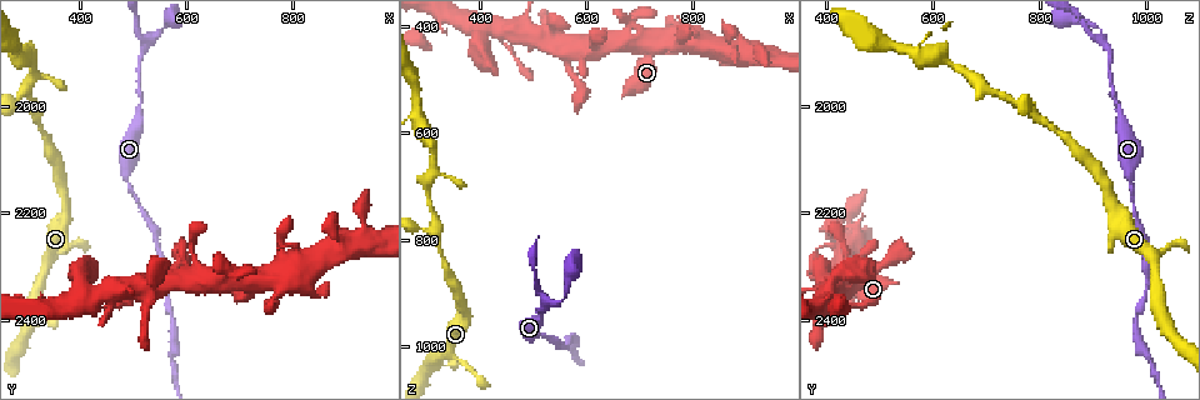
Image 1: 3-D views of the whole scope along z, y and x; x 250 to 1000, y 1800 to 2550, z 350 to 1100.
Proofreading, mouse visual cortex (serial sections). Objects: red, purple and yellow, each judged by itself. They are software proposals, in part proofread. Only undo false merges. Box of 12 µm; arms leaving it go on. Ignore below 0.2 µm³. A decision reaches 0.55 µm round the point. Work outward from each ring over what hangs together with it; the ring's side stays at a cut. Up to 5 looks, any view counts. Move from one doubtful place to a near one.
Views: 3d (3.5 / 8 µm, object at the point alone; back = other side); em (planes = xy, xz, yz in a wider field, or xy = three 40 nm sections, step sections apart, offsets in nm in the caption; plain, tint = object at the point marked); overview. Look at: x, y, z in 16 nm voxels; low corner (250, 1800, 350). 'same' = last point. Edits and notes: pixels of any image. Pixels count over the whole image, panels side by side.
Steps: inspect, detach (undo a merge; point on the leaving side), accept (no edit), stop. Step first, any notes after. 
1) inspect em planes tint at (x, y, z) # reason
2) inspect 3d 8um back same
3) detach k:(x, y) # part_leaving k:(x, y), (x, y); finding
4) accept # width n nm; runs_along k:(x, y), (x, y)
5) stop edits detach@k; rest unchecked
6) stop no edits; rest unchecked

inspect 3d 8um at (350, 2080, 870)

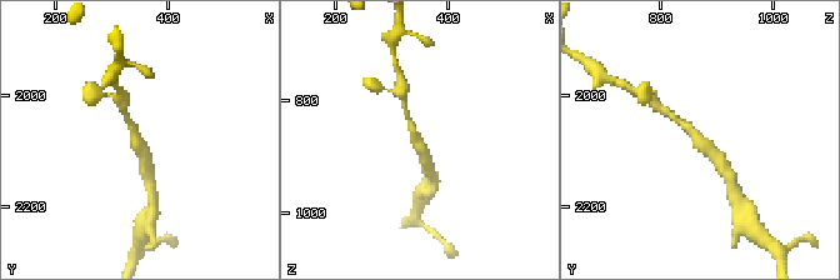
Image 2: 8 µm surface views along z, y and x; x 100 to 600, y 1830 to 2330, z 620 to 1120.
inspect em xy step 2 tint at (345, 2080, 865)

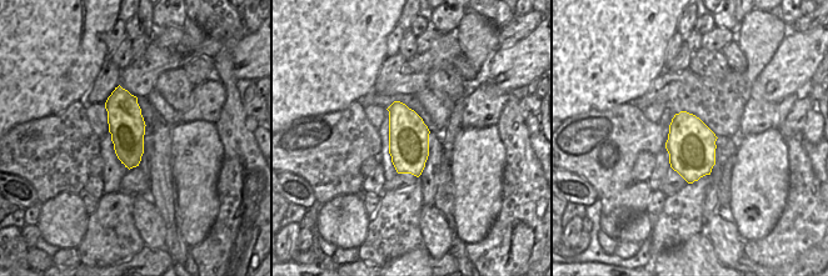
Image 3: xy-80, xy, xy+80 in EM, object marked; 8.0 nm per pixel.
accept # arm_widths 200, 400 nm; runs_along 2:(723, 165), (689, 128), (673, 116); all the same cell

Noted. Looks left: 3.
inspect 3d 3.5um at (525, 1885, 925) # a narrow waist

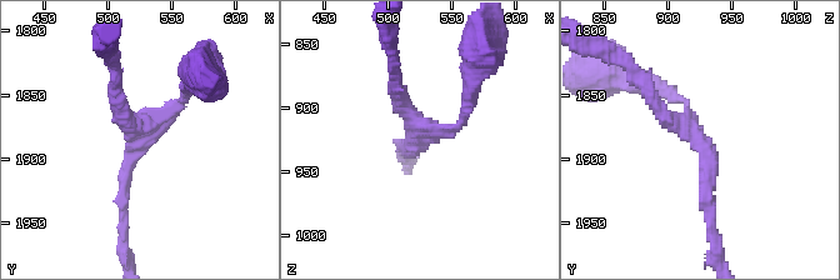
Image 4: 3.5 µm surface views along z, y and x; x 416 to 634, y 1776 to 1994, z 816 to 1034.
inspect em xy step 5 tint at (520, 1882, 920)

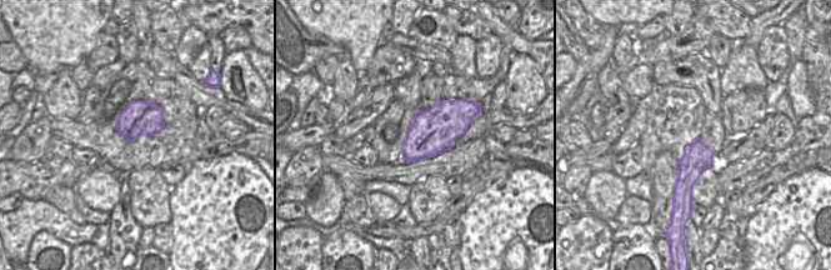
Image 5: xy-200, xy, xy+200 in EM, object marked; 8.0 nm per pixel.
accept # arms 3; arm_widths 100, 200, 200 nm; runs_along 4:(124, 216), (135, 136), (185, 94); all the same cell

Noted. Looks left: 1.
stop no edits; rest unchecked

